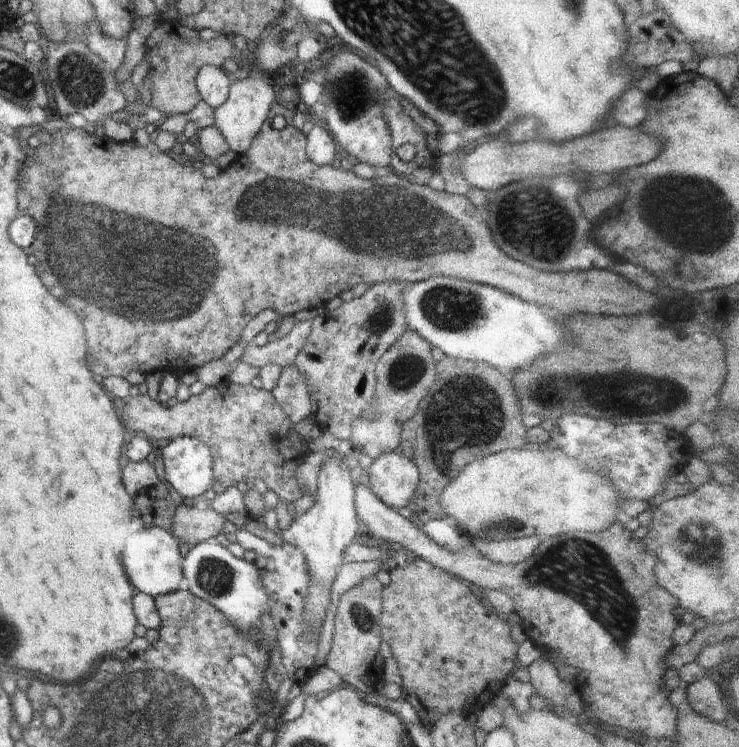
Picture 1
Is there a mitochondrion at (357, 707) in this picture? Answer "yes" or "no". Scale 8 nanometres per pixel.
no

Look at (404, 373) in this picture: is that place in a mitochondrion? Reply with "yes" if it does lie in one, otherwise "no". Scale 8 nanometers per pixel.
yes

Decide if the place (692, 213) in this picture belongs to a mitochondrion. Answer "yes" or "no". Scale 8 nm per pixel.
yes

